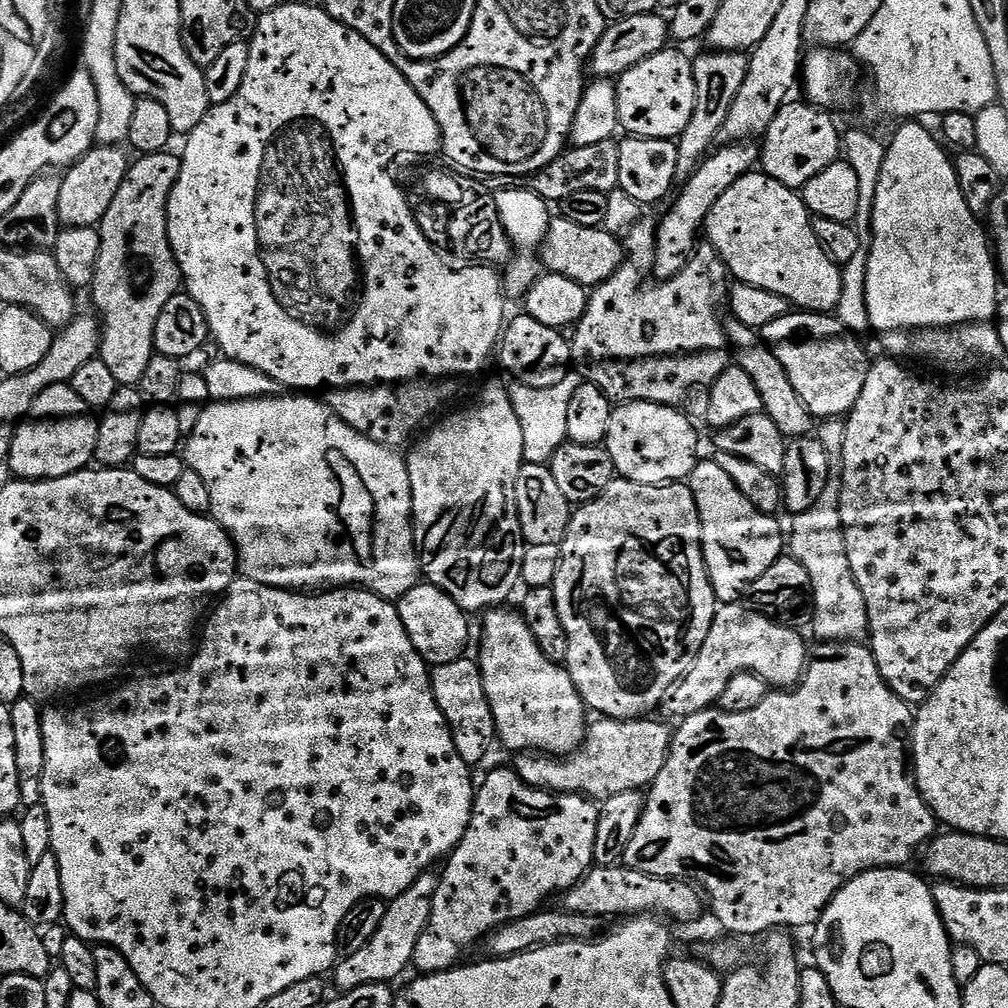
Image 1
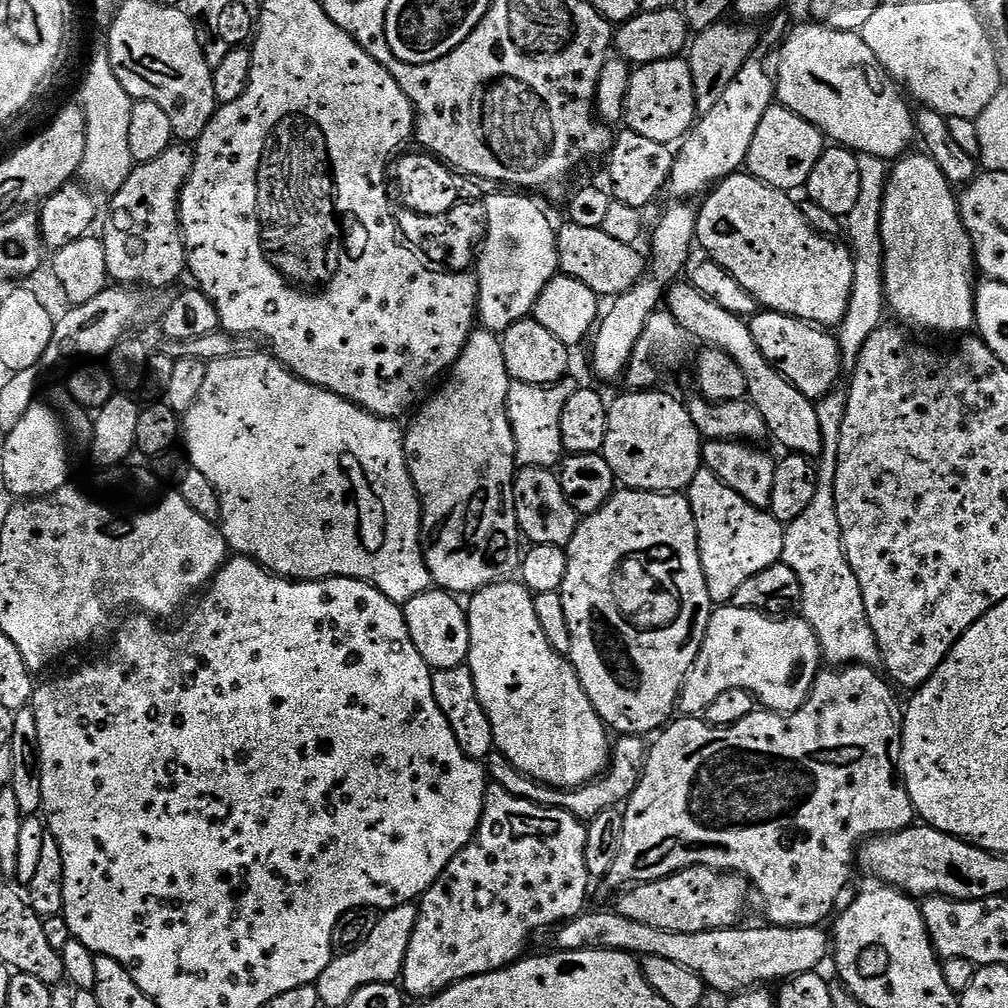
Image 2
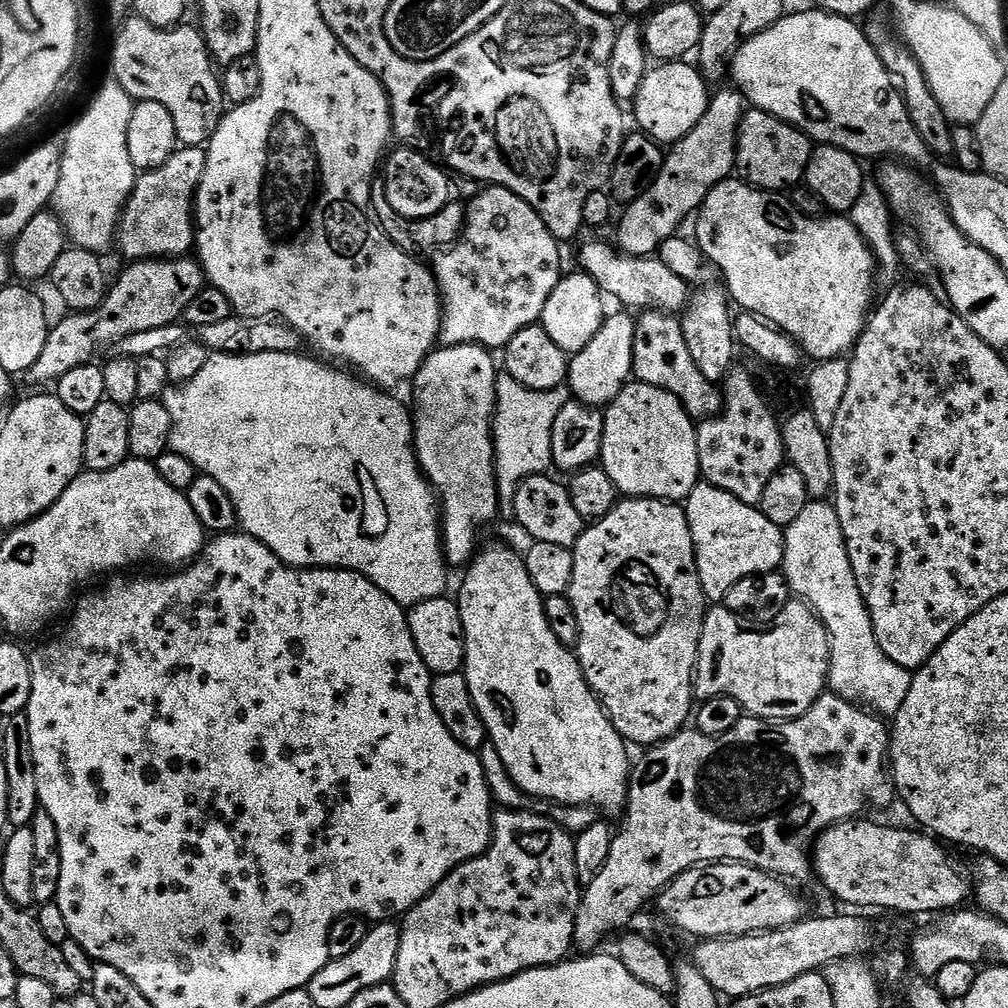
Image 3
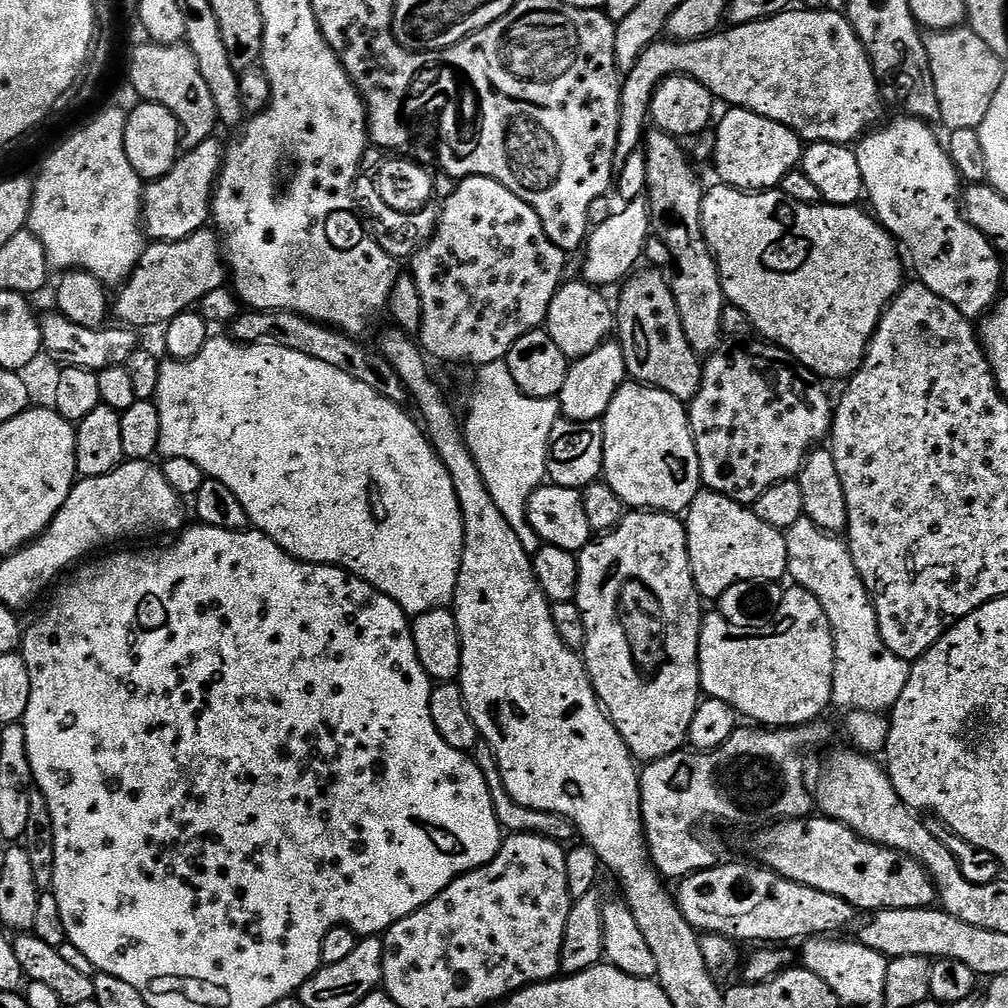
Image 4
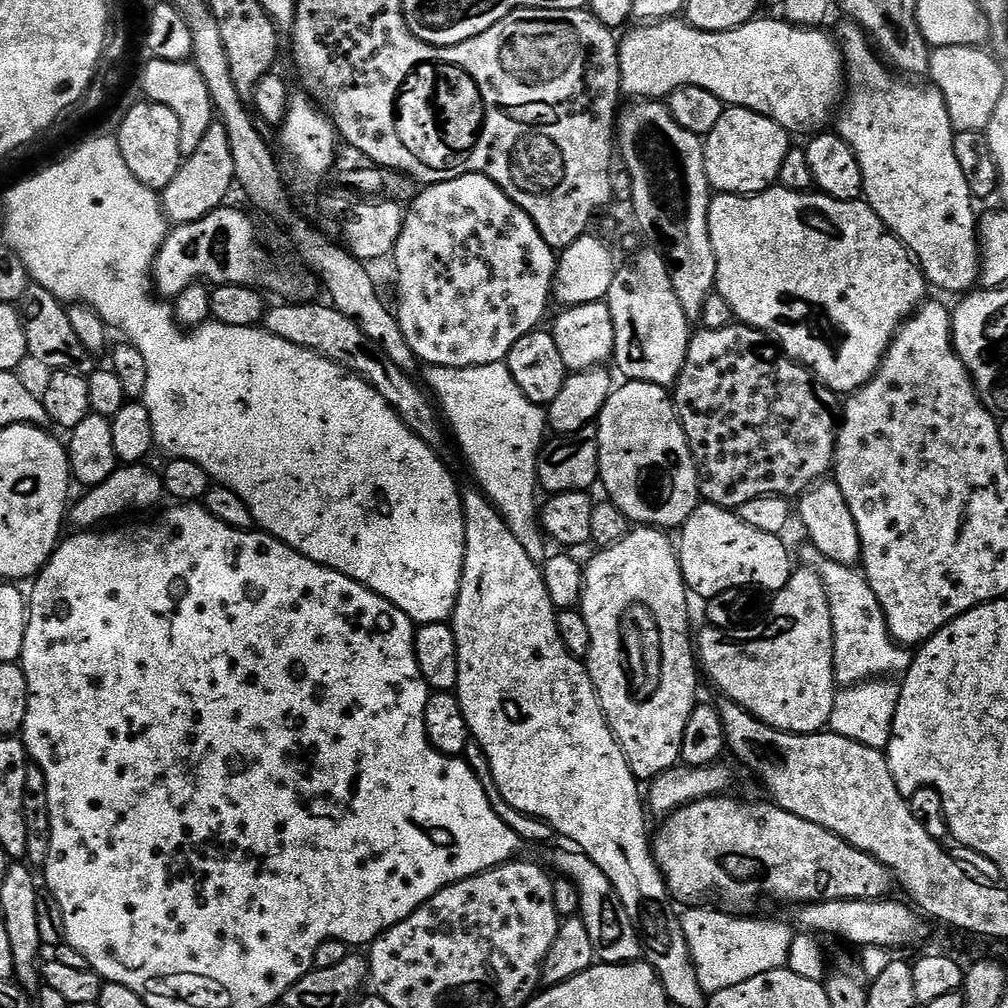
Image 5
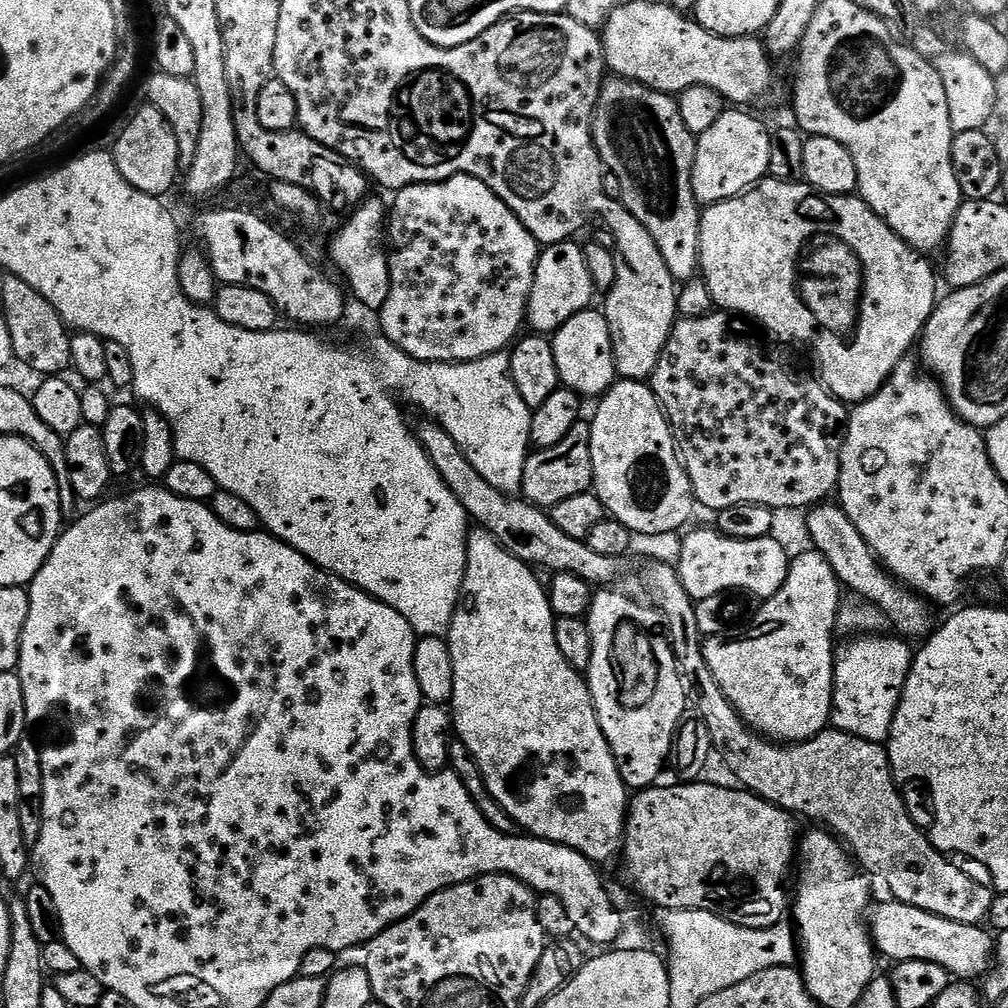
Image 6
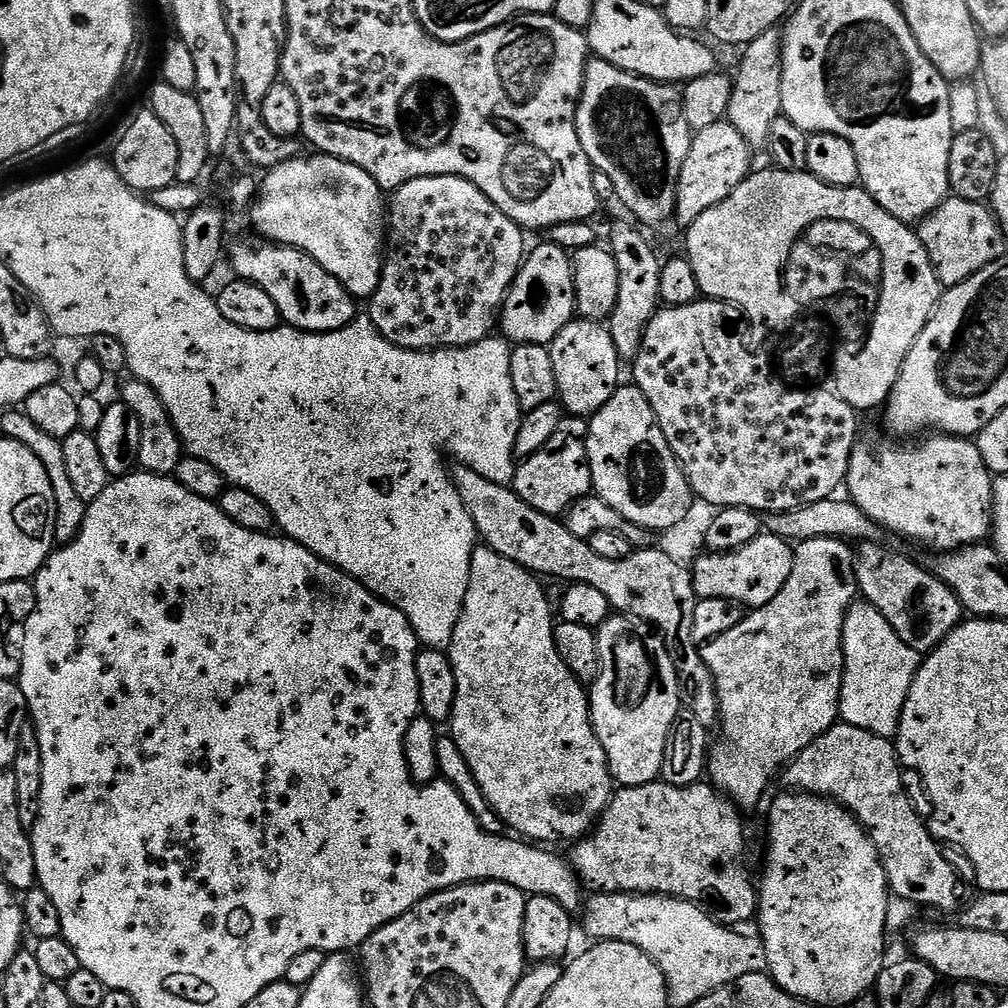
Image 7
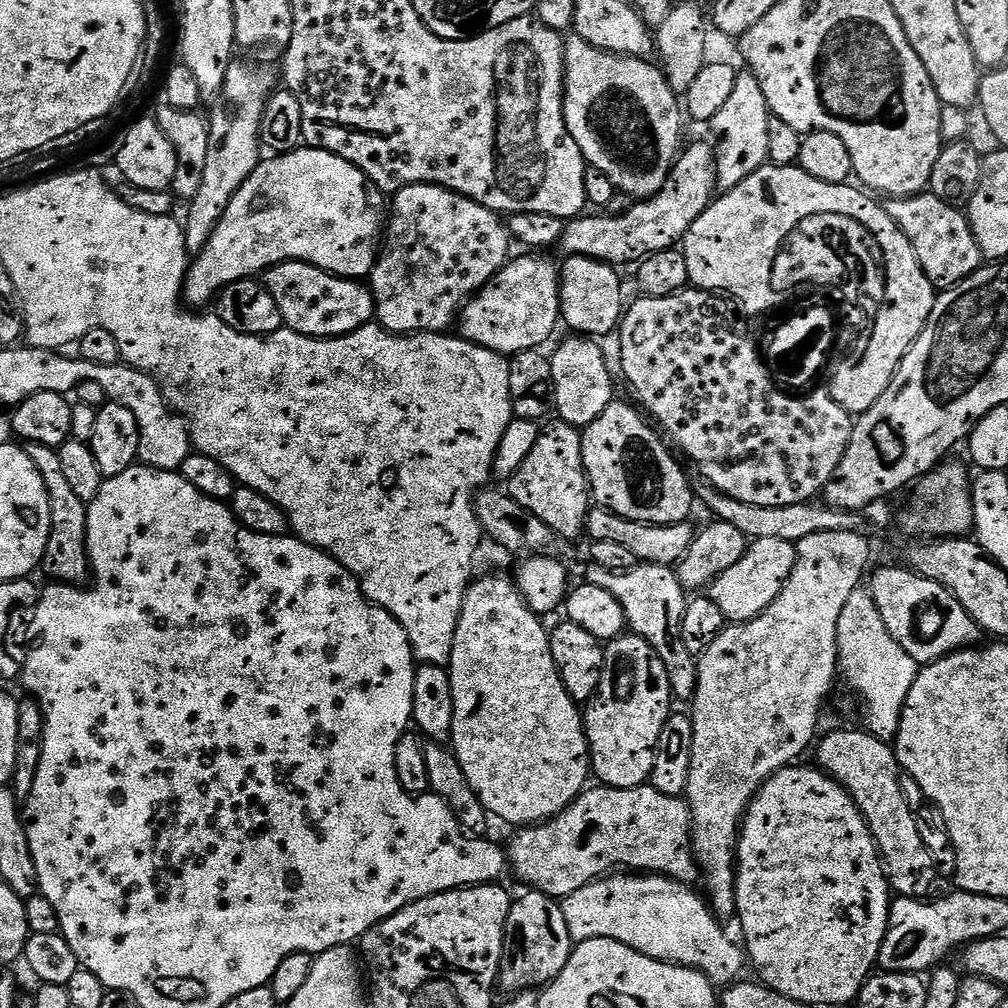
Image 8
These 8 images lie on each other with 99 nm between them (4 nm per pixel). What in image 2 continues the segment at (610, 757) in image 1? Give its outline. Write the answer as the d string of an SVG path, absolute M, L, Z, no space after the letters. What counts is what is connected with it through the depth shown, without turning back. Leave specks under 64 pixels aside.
M621 735L617 740L620 741L617 744L615 741L610 767L596 779L585 784L583 788L551 788L550 785L544 784L540 780L522 774L502 753L495 750L488 755L486 772L494 783L502 786L502 790L514 794L514 798L522 798L526 802L534 802L538 806L566 810L570 814L574 814L574 818L591 822L594 818L598 818L598 814L611 808L619 809L629 800L644 773L644 763L648 758L645 741L639 736L626 735Z

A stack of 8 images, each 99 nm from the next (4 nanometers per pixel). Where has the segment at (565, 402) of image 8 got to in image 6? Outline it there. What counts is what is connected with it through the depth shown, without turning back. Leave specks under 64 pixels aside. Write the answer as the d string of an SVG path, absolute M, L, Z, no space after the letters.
M589 310L574 314L551 337L554 362L558 362L558 374L563 387L577 392L581 398L603 397L604 393L616 383L616 359L612 353L612 335L603 311Z

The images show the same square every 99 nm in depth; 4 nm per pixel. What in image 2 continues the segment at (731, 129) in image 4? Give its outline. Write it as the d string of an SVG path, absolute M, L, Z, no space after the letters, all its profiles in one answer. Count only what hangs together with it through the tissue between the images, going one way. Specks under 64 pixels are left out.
M774 102L766 110L758 130L754 130L754 142L750 142L750 154L746 165L747 175L758 178L766 186L783 192L795 193L795 188L803 189L808 183L814 165L822 158L826 147L826 137L818 126L798 118L789 108Z

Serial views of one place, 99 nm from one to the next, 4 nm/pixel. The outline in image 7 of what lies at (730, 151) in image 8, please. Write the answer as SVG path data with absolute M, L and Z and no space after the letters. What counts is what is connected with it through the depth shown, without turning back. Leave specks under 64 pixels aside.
M775 27L759 34L743 49L740 70L734 74L732 97L728 107L727 121L739 130L742 138L754 150L767 145L770 138L770 126L782 115L782 64L780 57L781 33Z

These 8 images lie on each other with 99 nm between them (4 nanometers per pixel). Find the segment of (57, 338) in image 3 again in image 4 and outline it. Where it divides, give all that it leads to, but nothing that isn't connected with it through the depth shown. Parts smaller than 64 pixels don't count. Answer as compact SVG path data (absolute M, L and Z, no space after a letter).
M205 226L199 232L190 234L190 238L181 240L162 240L152 242L145 247L140 255L140 260L136 263L136 269L131 276L124 281L120 292L114 296L114 316L117 316L121 325L133 330L140 328L152 328L155 324L159 326L168 325L175 316L189 311L193 306L199 305L210 290L218 290L226 284L226 261L222 251L222 241L211 227Z

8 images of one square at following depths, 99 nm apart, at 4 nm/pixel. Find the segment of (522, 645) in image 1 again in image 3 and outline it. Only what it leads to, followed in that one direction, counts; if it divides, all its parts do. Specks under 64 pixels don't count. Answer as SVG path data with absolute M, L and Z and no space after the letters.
M492 544L489 548L481 547L472 557L466 571L468 573L465 574L464 581L460 584L460 596L458 595L462 626L464 627L464 666L462 671L470 686L470 698L474 698L474 706L488 731L488 740L498 750L510 778L528 797L535 798L540 802L587 804L597 810L605 808L608 812L614 811L615 808L623 809L628 799L628 785L630 783L629 745L612 725L612 719L608 717L600 699L596 697L592 687L586 682L575 651L562 642L558 642L558 638L554 638L554 630L550 630L550 622L546 622L544 597L540 595L534 582L530 582L530 574L524 565L523 555L519 551L516 553L514 549L507 548L504 544Z

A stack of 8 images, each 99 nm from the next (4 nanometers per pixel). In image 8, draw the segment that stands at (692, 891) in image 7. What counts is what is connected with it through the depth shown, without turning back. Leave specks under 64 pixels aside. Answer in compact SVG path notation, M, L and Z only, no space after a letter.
M651 783L639 784L634 789L594 788L585 791L562 815L543 824L533 824L521 831L524 832L521 836L513 838L510 862L514 864L518 879L528 880L529 889L543 890L553 898L574 894L576 888L586 886L592 880L603 880L621 870L632 874L670 874L674 880L692 882L696 876L696 864L698 868L698 856L690 847L694 833L692 809L687 799L657 792Z

